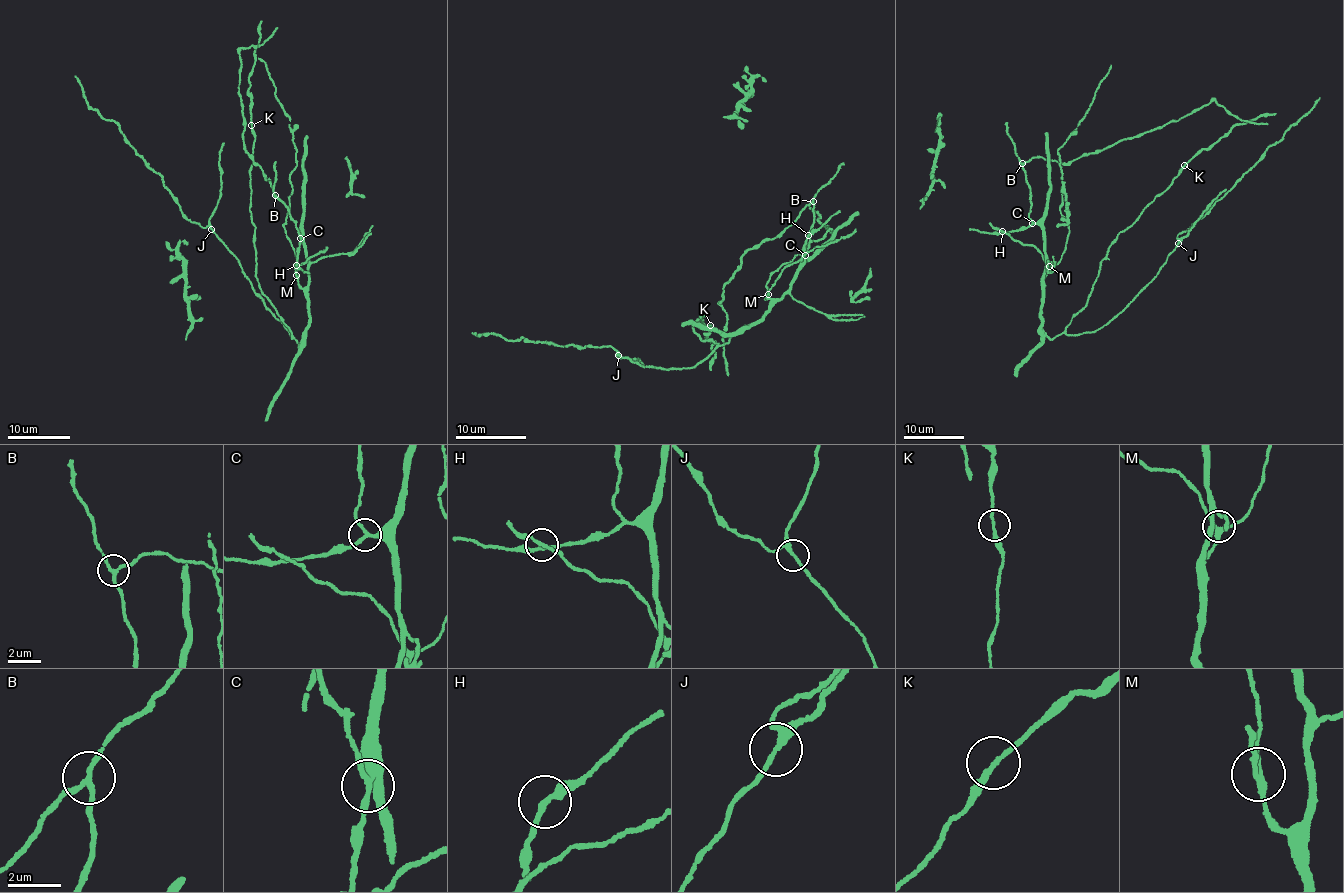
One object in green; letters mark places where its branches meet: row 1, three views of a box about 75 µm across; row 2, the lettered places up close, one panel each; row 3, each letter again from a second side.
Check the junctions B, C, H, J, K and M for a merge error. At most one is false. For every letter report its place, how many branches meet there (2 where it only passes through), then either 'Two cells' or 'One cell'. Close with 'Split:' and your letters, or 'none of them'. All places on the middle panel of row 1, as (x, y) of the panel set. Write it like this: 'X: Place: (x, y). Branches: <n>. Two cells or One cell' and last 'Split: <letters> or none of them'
B: Place: (813, 201). Branches: 3. One cell
C: Place: (805, 255). Branches: 3. One cell
H: Place: (808, 235). Branches: 2. One cell
J: Place: (618, 355). Branches: 3. One cell
K: Place: (710, 325). Branches: 2. One cell
M: Place: (768, 294). Branches: 3. One cell
Split: none of them

